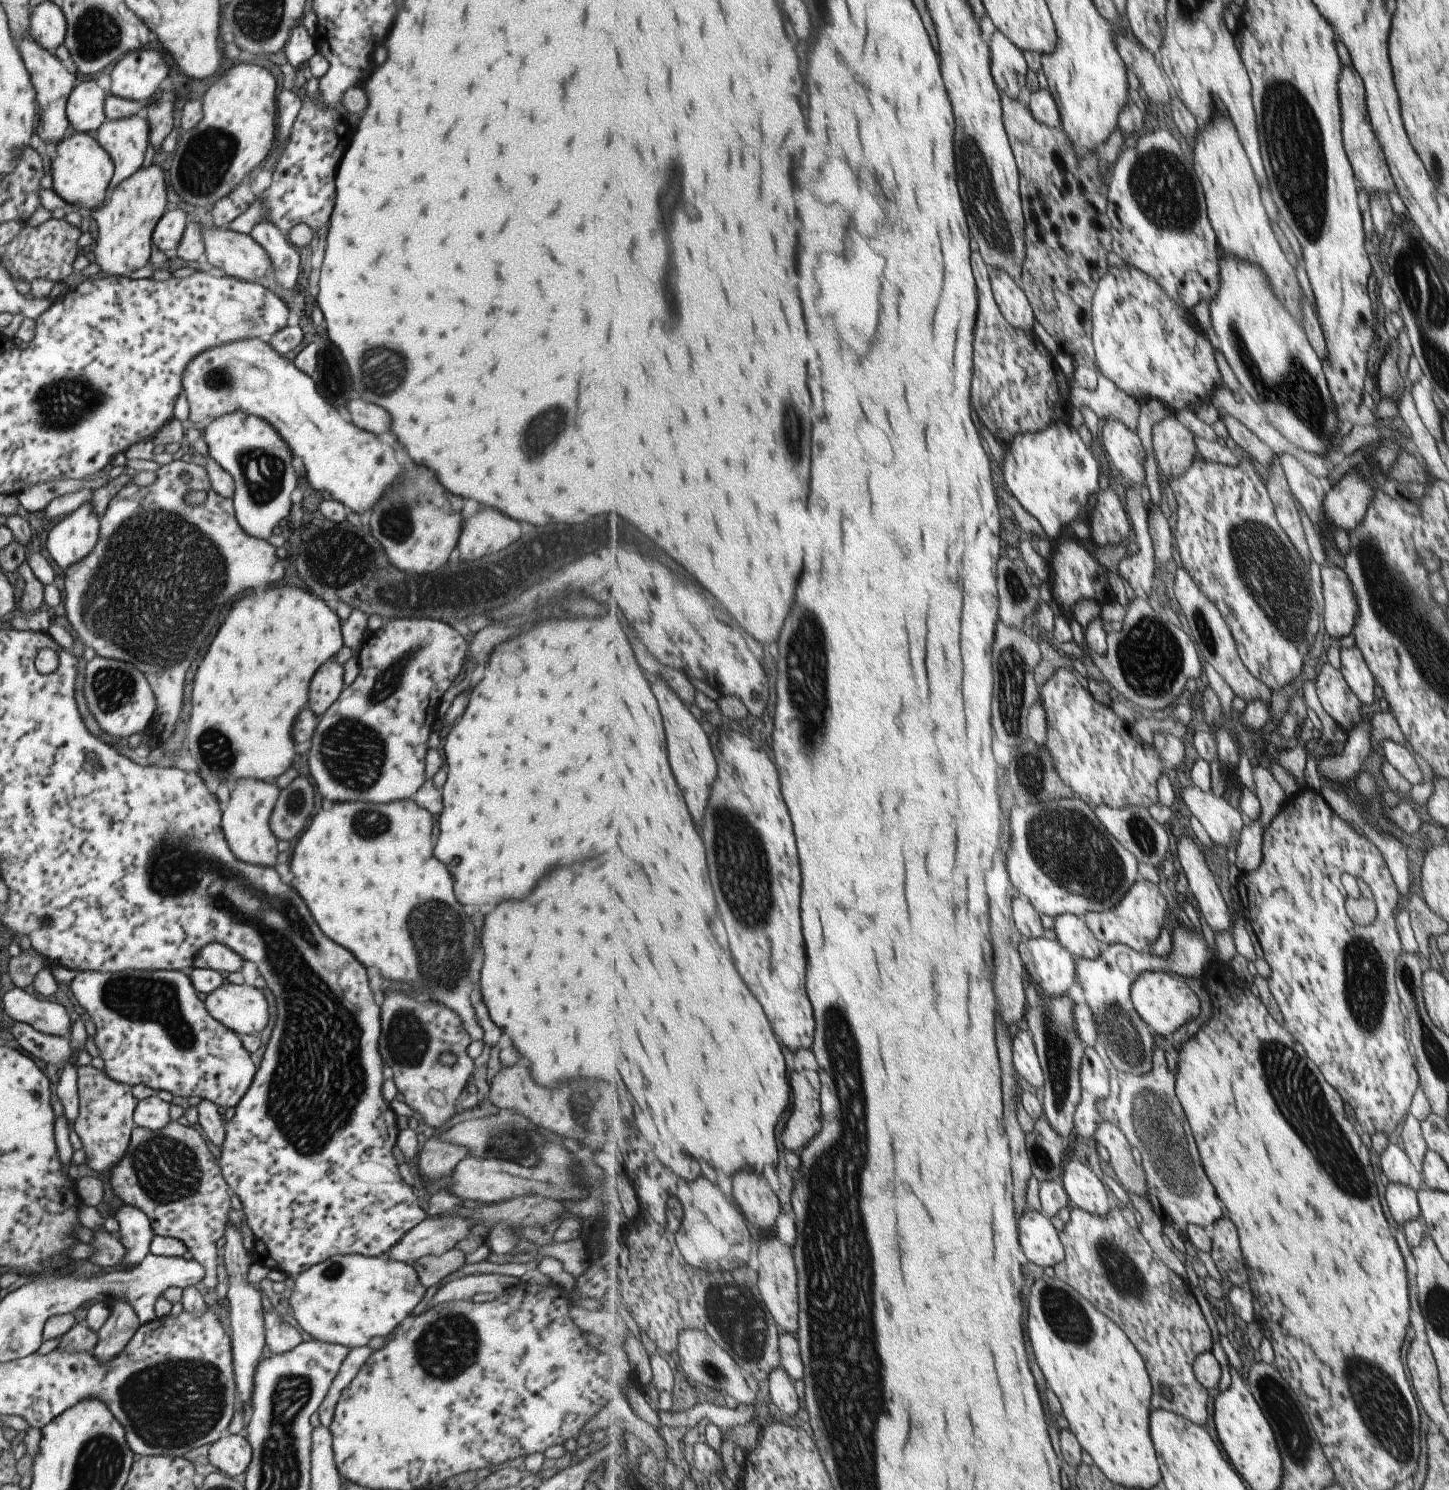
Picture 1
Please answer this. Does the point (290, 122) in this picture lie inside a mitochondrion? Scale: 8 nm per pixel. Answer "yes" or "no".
no

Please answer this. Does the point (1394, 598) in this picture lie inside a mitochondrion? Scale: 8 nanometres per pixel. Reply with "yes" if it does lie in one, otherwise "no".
yes

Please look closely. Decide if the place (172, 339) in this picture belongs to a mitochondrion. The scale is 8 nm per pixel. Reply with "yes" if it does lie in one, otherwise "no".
no

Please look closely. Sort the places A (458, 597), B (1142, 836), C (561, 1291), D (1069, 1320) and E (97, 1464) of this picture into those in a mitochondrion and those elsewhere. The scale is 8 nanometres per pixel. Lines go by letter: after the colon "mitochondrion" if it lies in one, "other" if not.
A: mitochondrion
B: mitochondrion
C: other
D: mitochondrion
E: mitochondrion

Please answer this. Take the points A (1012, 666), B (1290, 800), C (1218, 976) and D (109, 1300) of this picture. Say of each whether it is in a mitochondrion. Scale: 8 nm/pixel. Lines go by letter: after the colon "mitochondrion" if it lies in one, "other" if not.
A: mitochondrion
B: other
C: other
D: other

